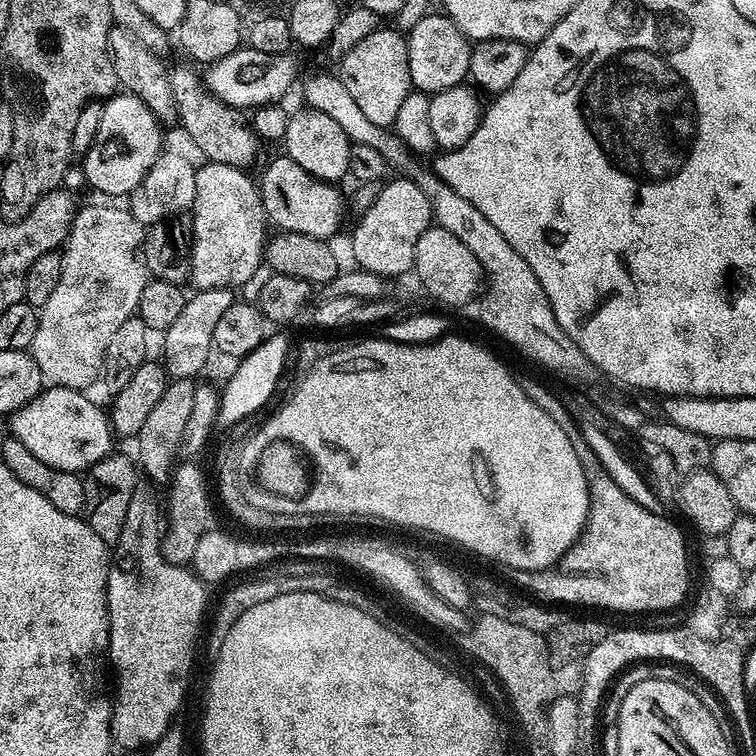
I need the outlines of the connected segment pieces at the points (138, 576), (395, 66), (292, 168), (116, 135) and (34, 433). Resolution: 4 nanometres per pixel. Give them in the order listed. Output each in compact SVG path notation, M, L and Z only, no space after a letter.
M148 482L137 483L134 494L130 498L130 506L126 510L126 522L122 522L122 534L118 534L118 542L111 549L110 563L108 565L108 585L106 586L106 606L108 607L108 651L107 659L110 661L110 668L116 671L116 692L114 688L114 699L112 705L112 739L115 747L120 748L141 748L147 750L153 744L157 744L166 734L166 730L173 727L176 711L184 704L184 695L188 692L188 679L192 676L192 655L195 654L196 635L200 632L200 623L204 620L204 607L208 604L208 592L203 580L192 571L191 567L183 564L171 564L162 551L162 512L153 485Z
M377 26L373 32L366 34L366 38L362 38L362 42L358 42L358 46L354 46L354 50L342 57L338 75L370 122L377 124L379 120L384 120L391 126L394 118L398 118L402 102L413 91L407 39L392 28Z
M279 154L264 168L264 173L258 176L258 187L260 189L260 197L262 198L262 206L264 207L265 217L269 221L272 220L277 225L277 229L286 232L301 232L302 234L310 234L321 238L329 238L335 235L340 229L340 215L344 216L346 212L346 200L335 183L325 180L318 180L306 174L306 170L302 170L302 166L298 166L298 162L294 162L287 154Z
M116 94L105 99L103 105L102 122L98 122L98 134L82 156L84 176L94 191L104 195L101 197L127 197L139 186L142 178L146 178L146 174L162 154L162 124L155 113L135 95Z
M45 387L29 404L11 413L10 420L12 420L11 435L24 446L29 447L40 461L46 462L46 466L54 466L58 470L77 474L87 473L89 468L95 466L100 460L107 459L113 451L114 428L110 423L109 413L105 409L103 412L88 397L88 394L74 388Z

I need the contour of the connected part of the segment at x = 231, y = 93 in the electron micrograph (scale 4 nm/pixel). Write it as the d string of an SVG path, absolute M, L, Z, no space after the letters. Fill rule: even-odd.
M241 48L209 67L210 76L208 75L206 84L215 96L237 110L271 105L281 101L280 98L294 82L296 62L293 58L291 55L272 56Z

